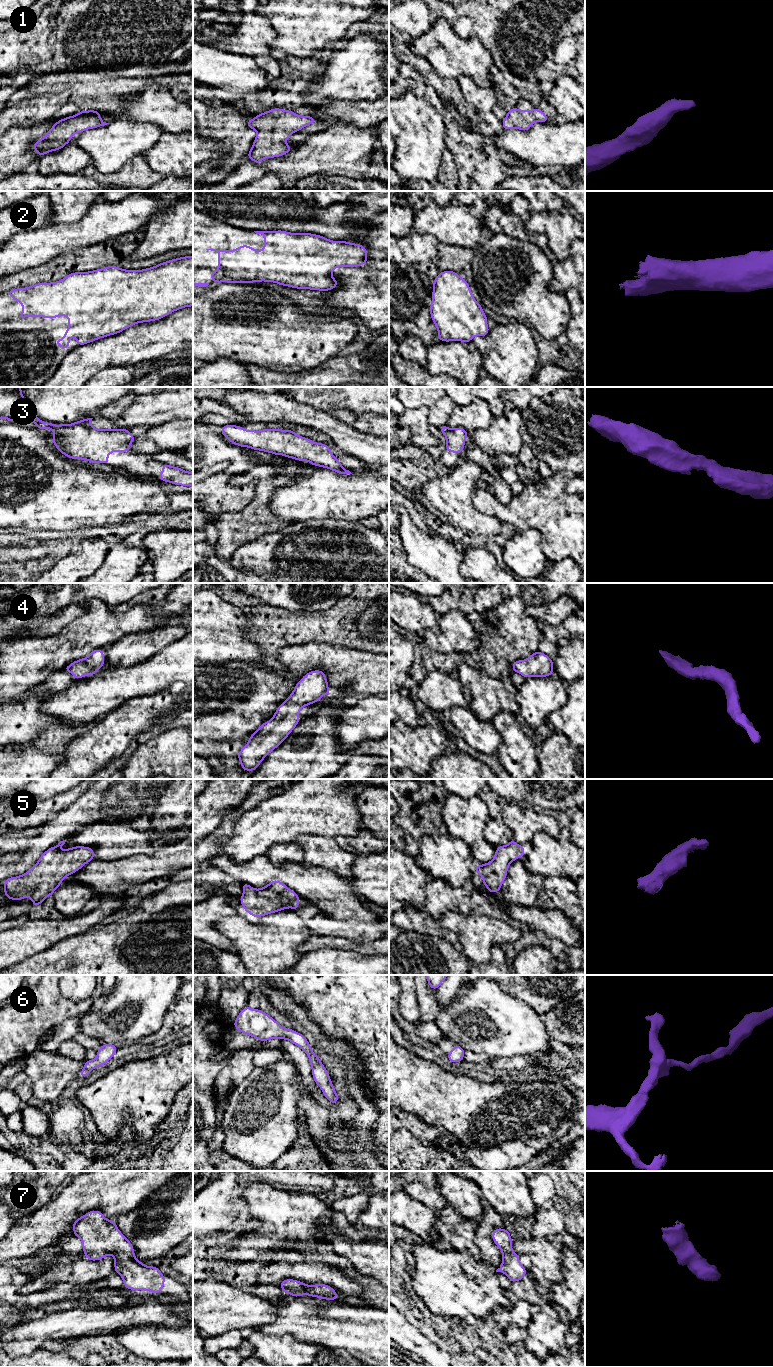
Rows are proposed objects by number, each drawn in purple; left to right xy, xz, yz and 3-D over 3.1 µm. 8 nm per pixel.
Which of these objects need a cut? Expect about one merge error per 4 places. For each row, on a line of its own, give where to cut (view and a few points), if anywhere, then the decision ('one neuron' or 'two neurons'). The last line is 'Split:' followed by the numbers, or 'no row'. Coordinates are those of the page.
1: no cut | one neuron
2: no cut | one neuron
3: no cut | one neuron
4: no cut | one neuron
5: no cut | one neuron
6: no cut | one neuron
7: no cut | one neuron
Split: no row

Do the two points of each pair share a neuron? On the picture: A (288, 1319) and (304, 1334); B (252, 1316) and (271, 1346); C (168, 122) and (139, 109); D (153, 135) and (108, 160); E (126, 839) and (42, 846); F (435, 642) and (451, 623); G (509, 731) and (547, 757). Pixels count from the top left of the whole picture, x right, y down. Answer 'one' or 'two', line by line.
A: one
B: two
C: one
D: one
E: two
F: one
G: two

